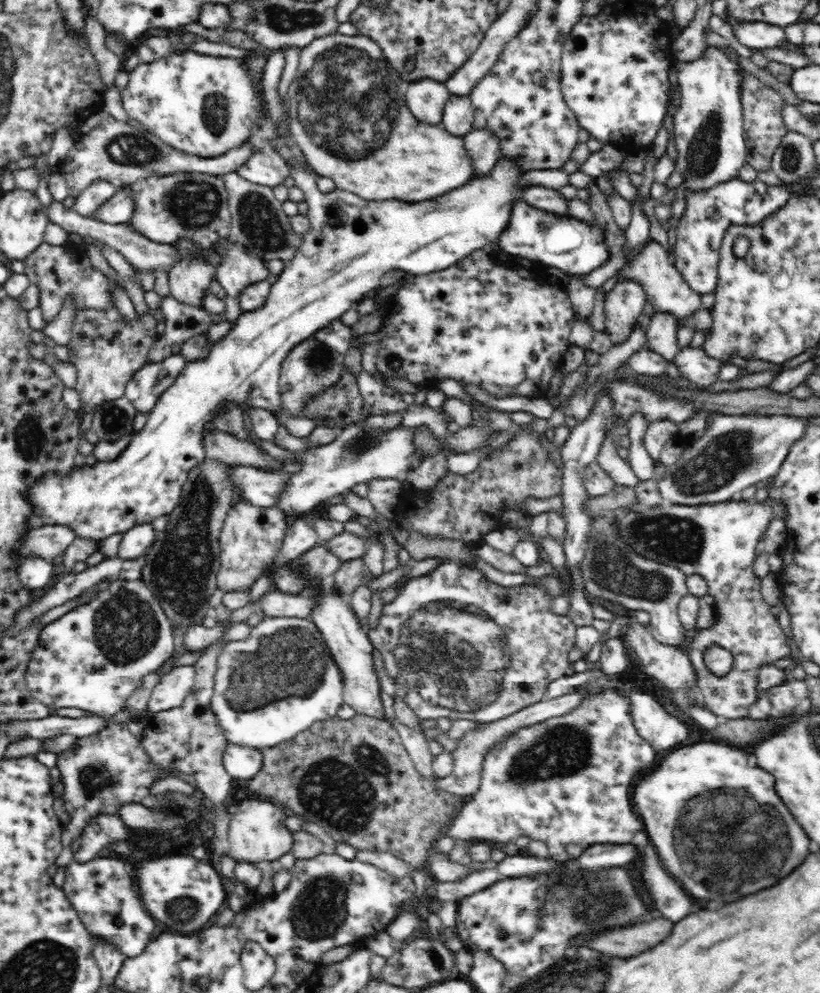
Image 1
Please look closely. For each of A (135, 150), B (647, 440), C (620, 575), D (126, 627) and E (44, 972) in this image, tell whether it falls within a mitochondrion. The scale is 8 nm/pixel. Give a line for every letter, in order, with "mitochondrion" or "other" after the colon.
A: mitochondrion
B: other
C: mitochondrion
D: mitochondrion
E: mitochondrion

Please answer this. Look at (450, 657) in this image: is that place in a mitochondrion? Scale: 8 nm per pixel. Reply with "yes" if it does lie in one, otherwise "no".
yes

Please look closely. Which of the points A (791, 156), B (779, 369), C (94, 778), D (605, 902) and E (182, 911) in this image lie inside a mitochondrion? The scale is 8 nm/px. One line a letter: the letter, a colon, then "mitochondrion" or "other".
A: mitochondrion
B: other
C: mitochondrion
D: mitochondrion
E: mitochondrion

